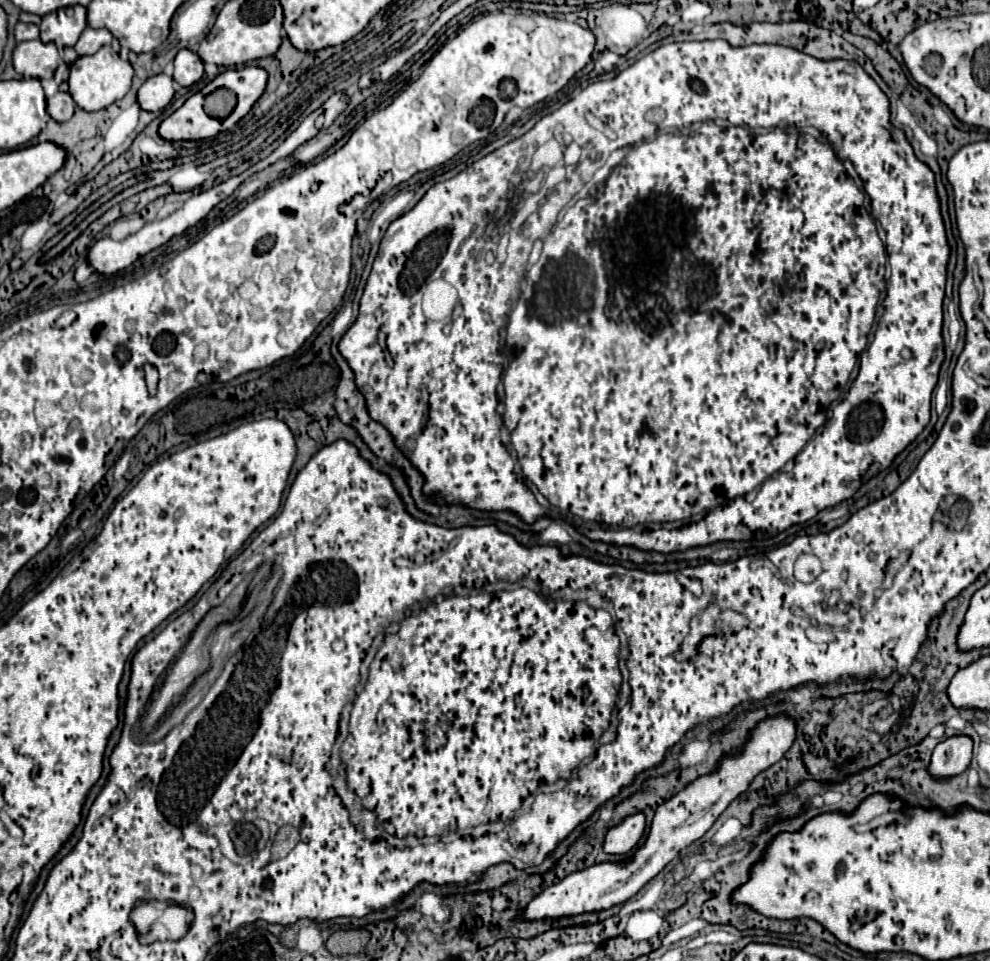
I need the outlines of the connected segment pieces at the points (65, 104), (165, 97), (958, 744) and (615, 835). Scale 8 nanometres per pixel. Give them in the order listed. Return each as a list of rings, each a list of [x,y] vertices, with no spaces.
[[[58,91],[56,95],[52,95],[48,99],[48,107],[46,109],[48,109],[48,113],[50,113],[52,119],[56,119],[56,121],[68,121],[72,117],[74,109],[76,109],[76,103],[70,97],[70,93],[60,93]]]
[[[158,73],[138,89],[138,103],[144,111],[162,111],[174,97],[174,79]]]
[[[954,735],[936,745],[930,761],[930,773],[934,777],[952,777],[972,761],[972,739],[968,735]]]
[[[634,813],[634,815],[624,817],[622,823],[608,829],[606,839],[604,839],[604,851],[612,853],[612,855],[628,853],[642,837],[644,827],[646,827],[644,813]]]

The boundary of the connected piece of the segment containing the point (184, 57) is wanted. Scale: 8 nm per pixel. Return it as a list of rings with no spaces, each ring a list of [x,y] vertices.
[[[190,49],[178,51],[178,55],[174,59],[174,79],[180,85],[190,87],[192,83],[200,81],[202,75],[204,75],[204,63],[202,63],[200,55]]]

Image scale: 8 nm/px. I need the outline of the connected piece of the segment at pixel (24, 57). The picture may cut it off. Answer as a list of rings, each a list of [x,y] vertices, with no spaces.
[[[40,39],[20,41],[14,47],[12,59],[14,59],[14,69],[22,77],[36,77],[36,79],[52,79],[60,63],[56,45],[42,43]]]

